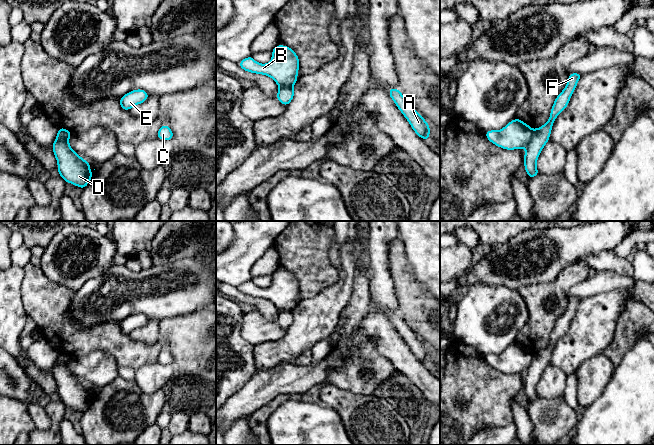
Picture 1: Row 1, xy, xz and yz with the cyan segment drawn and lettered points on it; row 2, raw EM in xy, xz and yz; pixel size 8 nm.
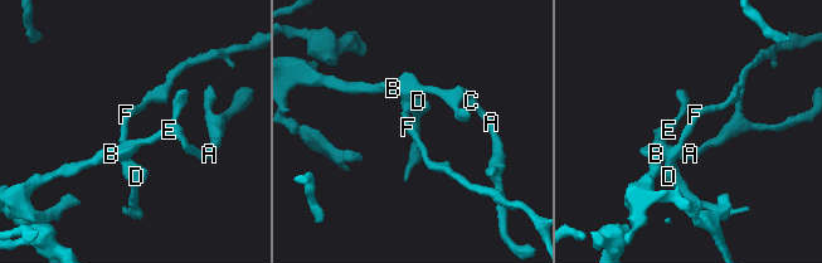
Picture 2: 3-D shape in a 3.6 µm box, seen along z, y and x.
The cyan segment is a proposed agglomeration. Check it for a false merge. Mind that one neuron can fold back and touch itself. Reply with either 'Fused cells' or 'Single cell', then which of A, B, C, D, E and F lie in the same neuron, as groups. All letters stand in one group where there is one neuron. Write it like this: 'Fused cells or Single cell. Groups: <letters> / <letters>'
Fused cells. Groups: A B C E / D F

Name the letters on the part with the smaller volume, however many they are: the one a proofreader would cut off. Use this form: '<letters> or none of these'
D, F

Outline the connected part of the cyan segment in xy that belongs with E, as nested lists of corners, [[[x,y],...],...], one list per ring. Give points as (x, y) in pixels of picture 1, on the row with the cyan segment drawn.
[[[133,90],[120,98],[120,106],[123,110],[130,110],[135,105],[145,102],[148,96],[144,90]]]

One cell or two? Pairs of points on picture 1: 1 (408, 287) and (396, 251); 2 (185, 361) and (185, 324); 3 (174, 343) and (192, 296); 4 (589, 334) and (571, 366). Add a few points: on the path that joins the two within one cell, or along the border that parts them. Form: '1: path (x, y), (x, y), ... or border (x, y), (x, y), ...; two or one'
1: path (403, 278), (397, 260); one
2: path (185, 352), (185, 333); one
3: border (205, 306), (185, 314), (162, 319); two
4: path (581, 342), (571, 352), (571, 358); one

